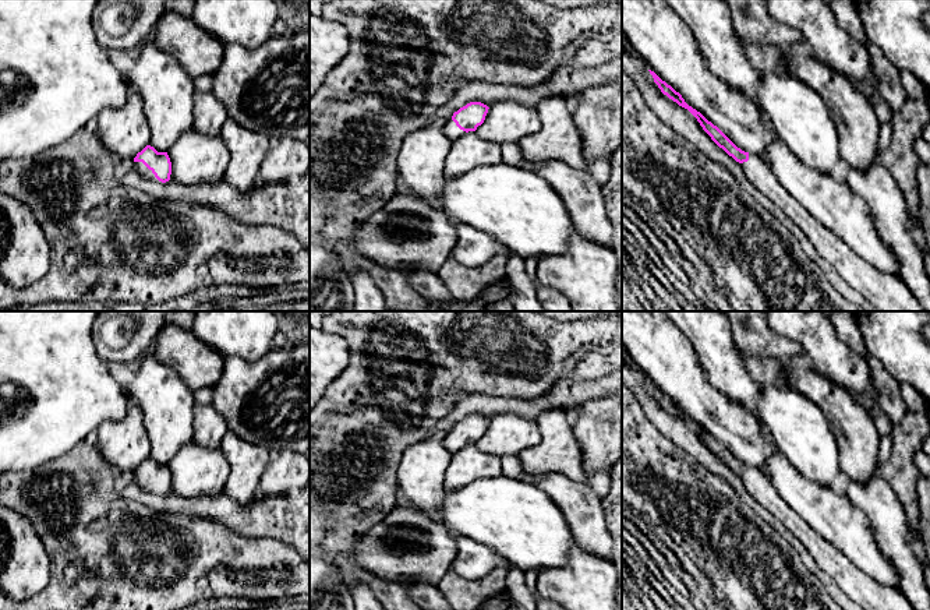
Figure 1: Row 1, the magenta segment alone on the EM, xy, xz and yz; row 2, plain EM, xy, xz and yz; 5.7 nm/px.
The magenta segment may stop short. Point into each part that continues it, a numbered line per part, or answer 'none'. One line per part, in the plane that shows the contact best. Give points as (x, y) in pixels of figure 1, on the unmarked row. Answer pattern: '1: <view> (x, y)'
1: xy (141, 482)

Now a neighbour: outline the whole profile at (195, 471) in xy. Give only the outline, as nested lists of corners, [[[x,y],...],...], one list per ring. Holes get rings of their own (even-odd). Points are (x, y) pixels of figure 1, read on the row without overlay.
[[[194,441],[185,444],[169,461],[170,493],[183,498],[215,496],[223,491],[230,466],[222,448],[205,448]]]

